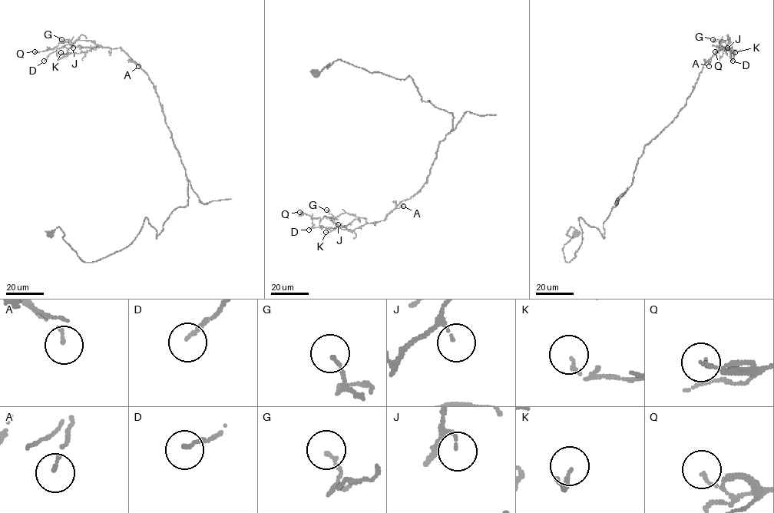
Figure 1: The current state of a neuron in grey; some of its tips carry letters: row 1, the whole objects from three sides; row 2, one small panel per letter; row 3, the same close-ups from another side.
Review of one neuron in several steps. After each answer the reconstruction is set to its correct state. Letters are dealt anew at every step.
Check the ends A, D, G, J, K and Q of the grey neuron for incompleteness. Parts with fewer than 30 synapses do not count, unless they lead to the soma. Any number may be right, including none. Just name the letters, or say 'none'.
none

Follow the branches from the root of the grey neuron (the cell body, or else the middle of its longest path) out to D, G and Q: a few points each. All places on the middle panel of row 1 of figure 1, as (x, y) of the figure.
D: (315, 73), (340, 59), (410, 76), (421, 101), (453, 119), (427, 180), (384, 220), (309, 230)
G: (315, 73), (340, 59), (410, 76), (421, 101), (453, 116), (427, 180), (384, 220), (326, 210)
Q: (315, 73), (340, 59), (410, 76), (421, 101), (453, 114), (453, 130), (421, 188), (384, 220), (299, 212)

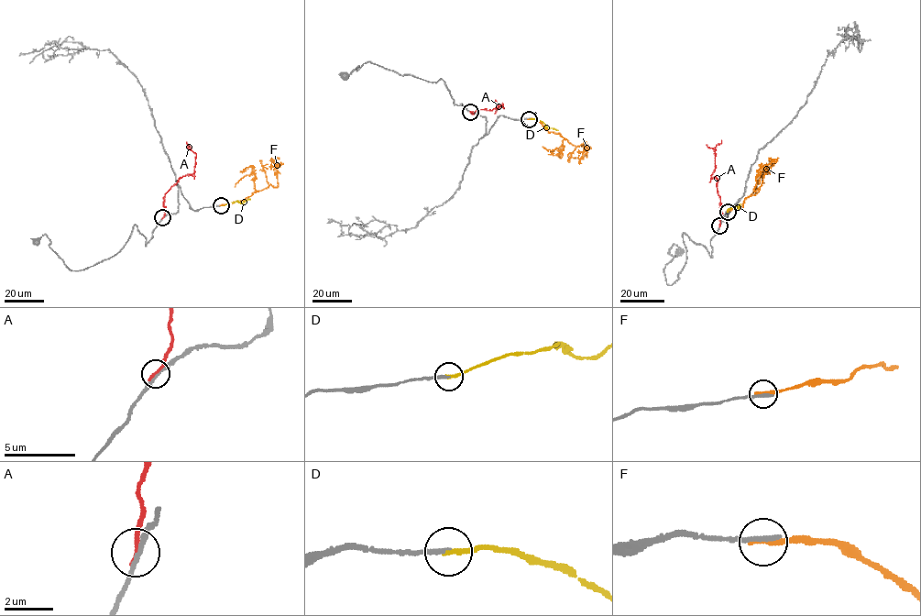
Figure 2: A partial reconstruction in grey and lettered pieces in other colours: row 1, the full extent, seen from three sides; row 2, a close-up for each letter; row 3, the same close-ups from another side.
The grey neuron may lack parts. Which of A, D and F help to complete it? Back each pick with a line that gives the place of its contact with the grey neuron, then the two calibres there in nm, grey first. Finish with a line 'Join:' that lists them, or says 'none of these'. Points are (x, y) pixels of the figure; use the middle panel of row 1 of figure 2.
D: Touches grey at (530, 118). Thickness 200 nm (grey) against 200 nm
Join: D

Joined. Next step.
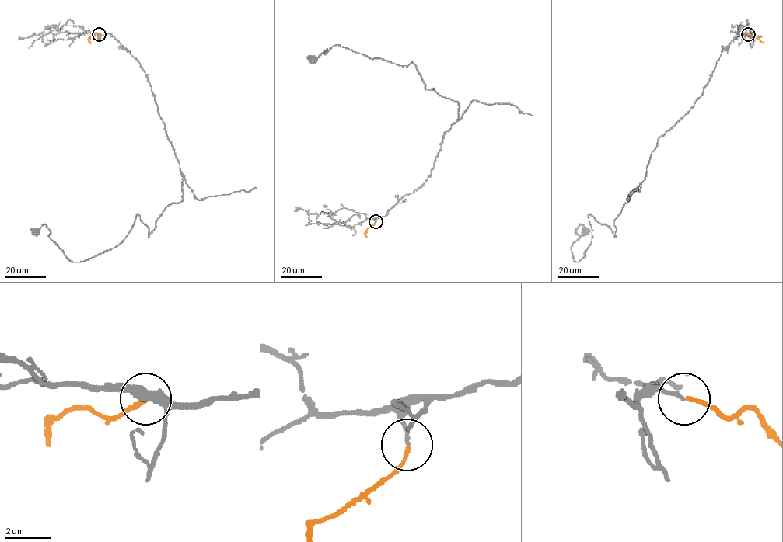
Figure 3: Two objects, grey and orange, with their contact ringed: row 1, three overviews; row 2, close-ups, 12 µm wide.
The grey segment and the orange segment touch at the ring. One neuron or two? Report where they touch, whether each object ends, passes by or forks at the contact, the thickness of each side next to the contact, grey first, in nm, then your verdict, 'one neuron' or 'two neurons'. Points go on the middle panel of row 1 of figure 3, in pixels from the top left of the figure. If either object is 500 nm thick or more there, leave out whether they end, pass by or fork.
(375, 221) | grey ends | orange ends | 150/140 nm | one neuron

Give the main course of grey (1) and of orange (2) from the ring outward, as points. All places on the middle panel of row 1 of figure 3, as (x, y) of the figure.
1: (375, 221), (429, 175), (459, 102), (425, 89), (413, 62), (338, 44), (312, 59)
2: (375, 222), (365, 233), (367, 237)

